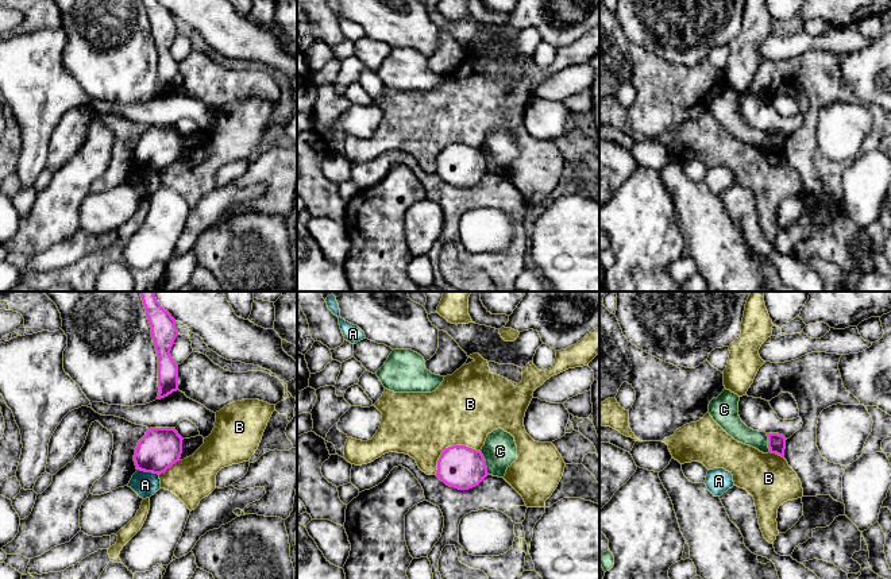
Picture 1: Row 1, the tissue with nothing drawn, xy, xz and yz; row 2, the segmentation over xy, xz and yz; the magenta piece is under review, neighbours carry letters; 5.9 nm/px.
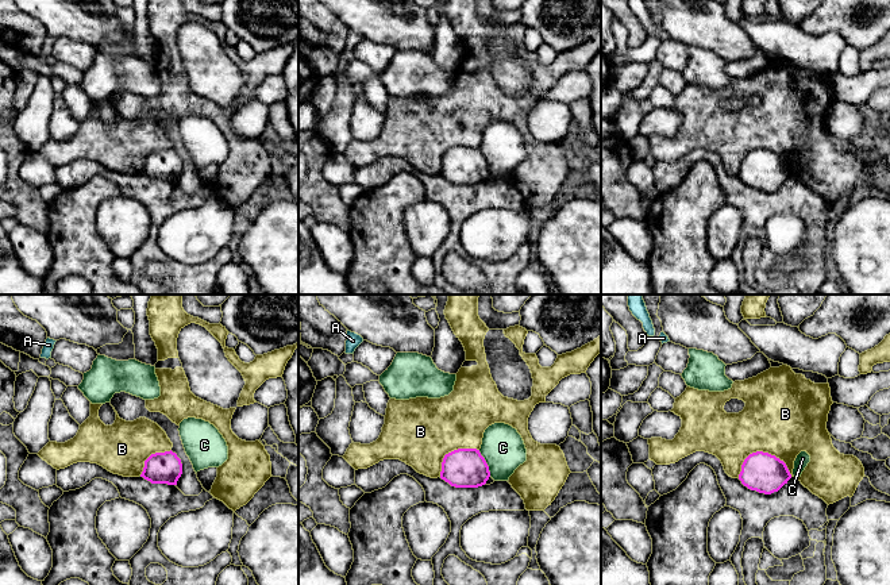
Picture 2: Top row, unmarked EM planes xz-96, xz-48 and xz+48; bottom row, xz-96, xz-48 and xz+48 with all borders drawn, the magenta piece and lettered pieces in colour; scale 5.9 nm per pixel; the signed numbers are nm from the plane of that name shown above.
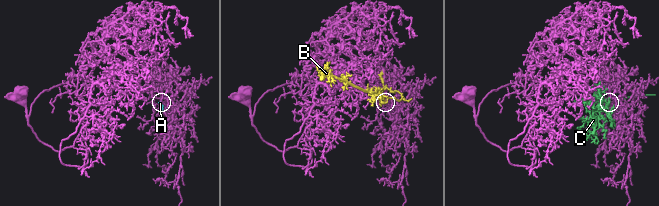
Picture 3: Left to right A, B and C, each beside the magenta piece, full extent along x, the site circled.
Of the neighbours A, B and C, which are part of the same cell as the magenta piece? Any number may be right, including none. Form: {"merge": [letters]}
{"merge": []}

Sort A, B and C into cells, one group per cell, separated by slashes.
A / B / C

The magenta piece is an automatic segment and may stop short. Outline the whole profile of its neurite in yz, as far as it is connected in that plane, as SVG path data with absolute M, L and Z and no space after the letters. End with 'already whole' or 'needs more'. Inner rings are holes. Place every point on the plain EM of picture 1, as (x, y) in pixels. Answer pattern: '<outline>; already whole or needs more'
M767 131L767 134L768 134L770 150L784 155L784 147L786 147L786 138L787 136L779 131Z; already whole

